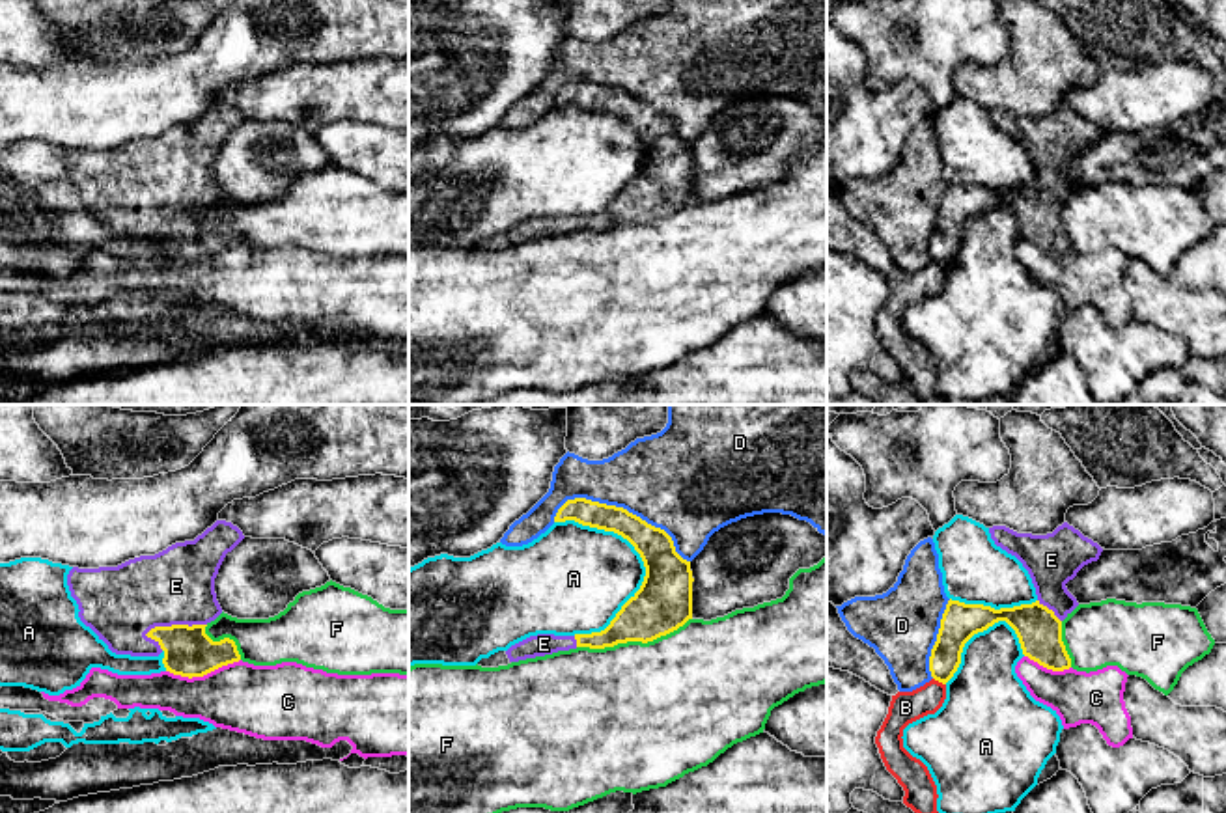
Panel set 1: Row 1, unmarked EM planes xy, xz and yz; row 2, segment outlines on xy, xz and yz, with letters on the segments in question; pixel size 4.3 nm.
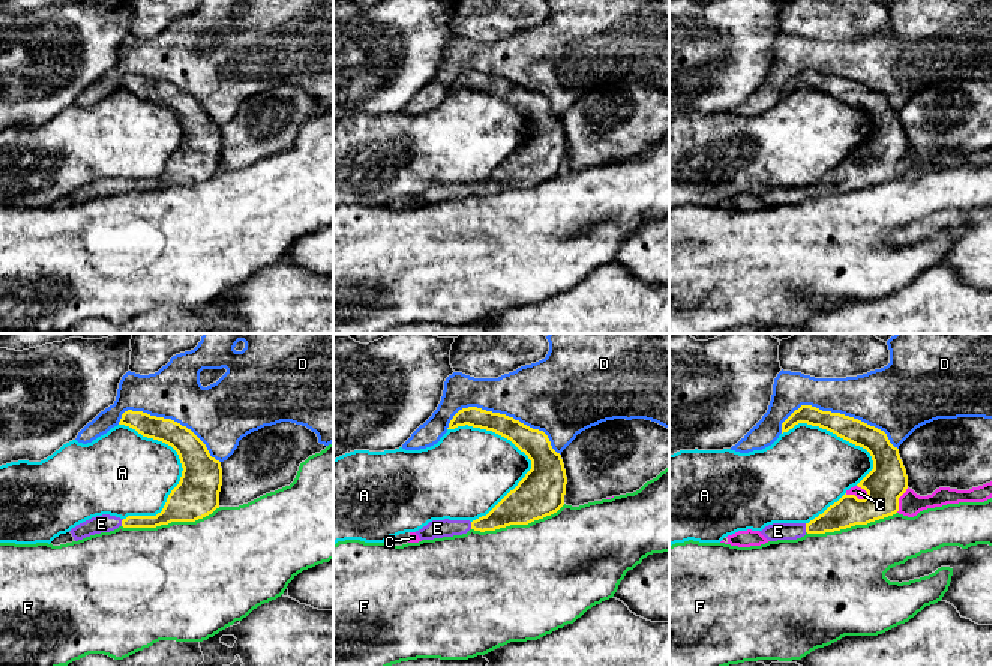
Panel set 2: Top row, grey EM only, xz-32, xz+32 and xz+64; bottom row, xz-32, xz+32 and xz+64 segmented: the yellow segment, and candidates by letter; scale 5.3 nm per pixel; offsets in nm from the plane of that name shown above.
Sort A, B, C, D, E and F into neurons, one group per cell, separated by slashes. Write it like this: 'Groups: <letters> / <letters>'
Groups: A / B / C / D / E / F

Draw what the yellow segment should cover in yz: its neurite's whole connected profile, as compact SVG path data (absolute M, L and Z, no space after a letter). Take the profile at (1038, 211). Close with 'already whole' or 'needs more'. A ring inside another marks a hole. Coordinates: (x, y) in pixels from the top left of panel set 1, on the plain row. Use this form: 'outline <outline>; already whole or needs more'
outline M1067 104L1047 117L1017 116L1006 108L993 108L989 110L989 116L996 129L1015 138L1028 153L1038 183L1032 186L995 192L991 188L965 186L950 181L929 239L931 259L942 267L946 267L957 254L965 226L974 216L987 213L998 203L1006 203L1015 213L1023 237L1030 242L1052 254L1071 250L1071 241L1062 224L1062 203L1079 188L1079 185L1067 173L1066 166L1073 162L1084 147L1097 144L1103 131Z; needs more

